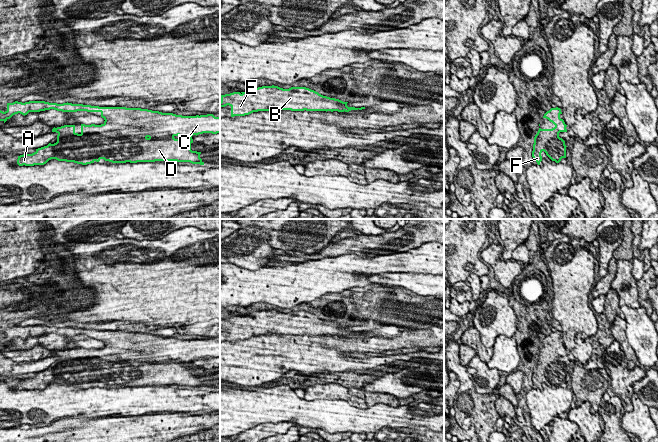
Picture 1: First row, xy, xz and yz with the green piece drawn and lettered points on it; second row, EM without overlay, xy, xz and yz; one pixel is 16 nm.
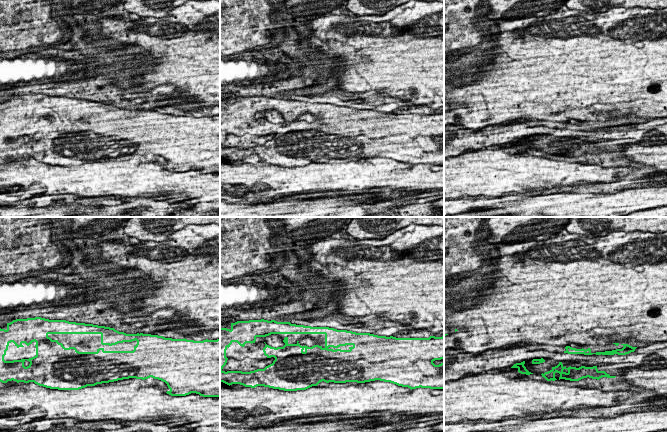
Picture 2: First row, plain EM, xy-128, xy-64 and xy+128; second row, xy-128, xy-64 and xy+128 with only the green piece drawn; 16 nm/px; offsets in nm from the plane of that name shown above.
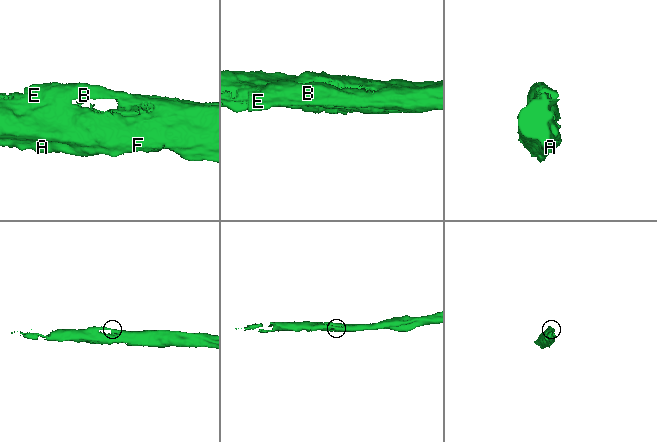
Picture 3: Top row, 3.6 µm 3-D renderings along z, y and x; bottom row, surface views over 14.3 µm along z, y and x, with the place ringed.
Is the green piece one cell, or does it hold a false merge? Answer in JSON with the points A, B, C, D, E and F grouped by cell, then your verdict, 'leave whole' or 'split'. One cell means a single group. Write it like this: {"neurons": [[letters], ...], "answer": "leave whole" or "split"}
{"neurons": [["A", "B", "C", "D", "E", "F"]], "answer": "leave whole"}

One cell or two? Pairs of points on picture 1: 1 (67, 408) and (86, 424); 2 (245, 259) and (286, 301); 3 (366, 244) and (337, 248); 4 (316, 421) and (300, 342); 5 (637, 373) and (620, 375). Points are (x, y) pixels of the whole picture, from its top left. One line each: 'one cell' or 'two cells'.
1: two cells
2: two cells
3: one cell
4: two cells
5: one cell

